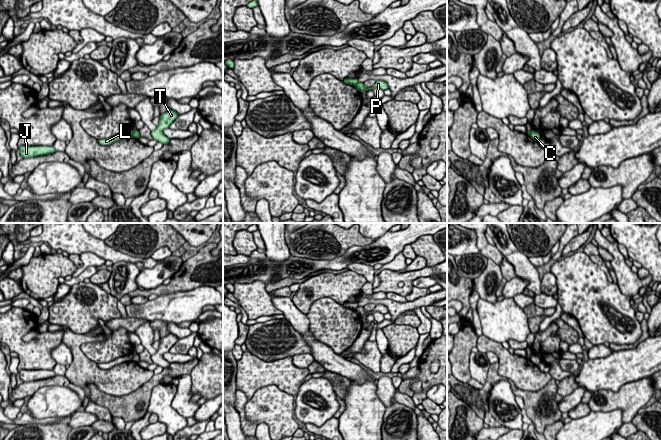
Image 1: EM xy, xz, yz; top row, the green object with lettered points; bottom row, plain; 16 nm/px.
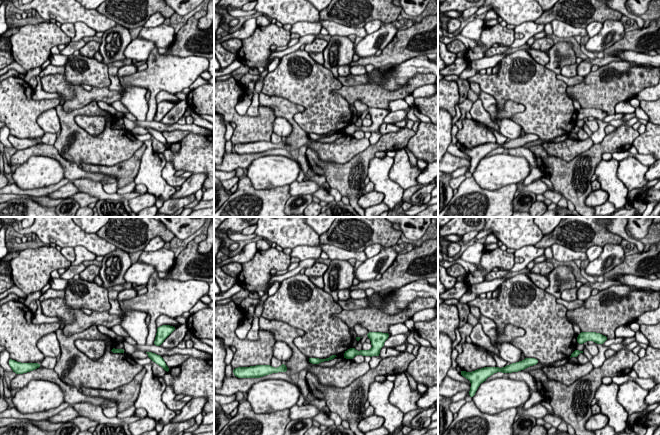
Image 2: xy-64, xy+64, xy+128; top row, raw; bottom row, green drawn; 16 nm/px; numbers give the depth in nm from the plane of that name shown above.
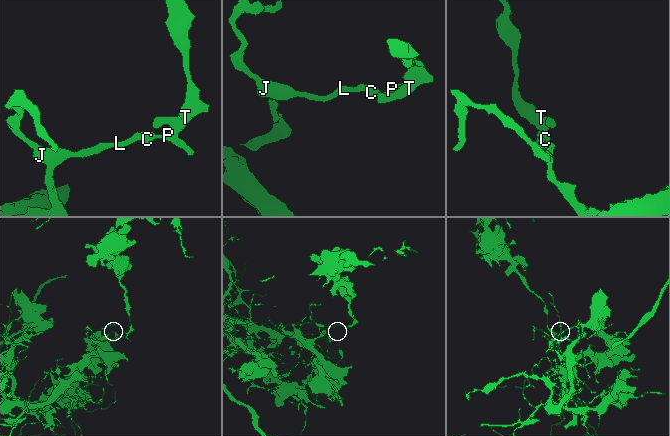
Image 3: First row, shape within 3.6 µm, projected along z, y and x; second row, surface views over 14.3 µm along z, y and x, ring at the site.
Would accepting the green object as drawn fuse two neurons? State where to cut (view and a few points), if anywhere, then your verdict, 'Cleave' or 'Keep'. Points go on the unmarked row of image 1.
Split along xz (358, 306), (354, 309). Cleave

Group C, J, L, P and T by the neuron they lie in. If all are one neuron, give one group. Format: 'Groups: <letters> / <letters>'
Groups: C P T / J L

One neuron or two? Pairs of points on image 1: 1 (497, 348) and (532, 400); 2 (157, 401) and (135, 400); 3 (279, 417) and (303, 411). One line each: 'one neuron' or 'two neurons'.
1: two neurons
2: two neurons
3: two neurons

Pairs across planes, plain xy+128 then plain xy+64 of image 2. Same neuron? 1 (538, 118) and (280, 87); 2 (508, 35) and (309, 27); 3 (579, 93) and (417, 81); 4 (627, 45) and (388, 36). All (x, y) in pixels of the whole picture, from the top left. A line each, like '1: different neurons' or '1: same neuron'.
1: same neuron
2: different neurons
3: same neuron
4: different neurons

